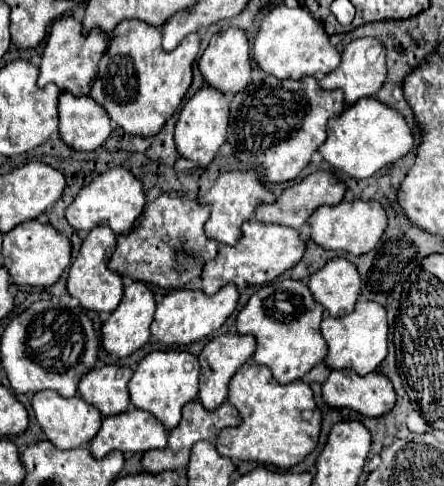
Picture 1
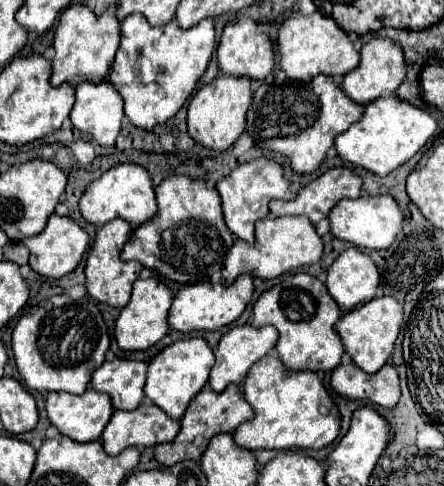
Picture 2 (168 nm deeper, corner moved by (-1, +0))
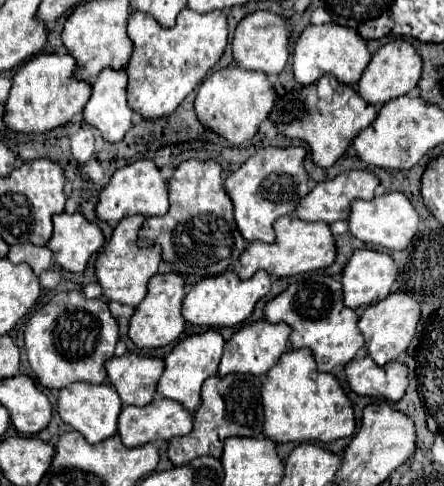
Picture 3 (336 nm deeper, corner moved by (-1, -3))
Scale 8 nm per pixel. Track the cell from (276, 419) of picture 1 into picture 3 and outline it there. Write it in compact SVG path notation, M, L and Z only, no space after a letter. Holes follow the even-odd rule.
M289 350L281 354L279 362L265 374L261 384L261 404L263 404L263 436L273 440L275 444L287 442L321 442L329 444L339 438L351 436L355 432L355 416L349 398L345 396L343 388L339 386L333 374L325 374L317 370L311 350Z

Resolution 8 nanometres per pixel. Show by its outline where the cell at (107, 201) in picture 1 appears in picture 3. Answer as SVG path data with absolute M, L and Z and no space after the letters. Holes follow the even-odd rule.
M139 160L133 164L127 164L119 168L109 184L99 192L99 200L95 206L95 214L99 220L105 220L109 224L117 224L127 216L141 214L145 218L149 216L165 216L169 210L167 202L167 182L161 178L159 168L153 160Z

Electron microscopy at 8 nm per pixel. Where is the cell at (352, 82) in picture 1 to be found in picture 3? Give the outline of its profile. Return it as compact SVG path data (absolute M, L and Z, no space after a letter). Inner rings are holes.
M393 40L393 42L387 42L385 46L381 46L373 54L361 80L357 82L357 92L369 104L385 104L391 98L411 92L417 86L419 76L421 76L421 58L419 58L417 50L413 48L413 44L409 40Z

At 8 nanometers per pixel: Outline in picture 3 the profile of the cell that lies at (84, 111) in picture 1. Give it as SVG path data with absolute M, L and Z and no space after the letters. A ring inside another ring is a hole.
M101 70L97 80L91 84L91 98L83 108L83 120L97 128L103 136L105 142L119 142L131 128L131 116L133 110L127 106L127 96L125 96L125 86L127 86L127 74L123 70Z

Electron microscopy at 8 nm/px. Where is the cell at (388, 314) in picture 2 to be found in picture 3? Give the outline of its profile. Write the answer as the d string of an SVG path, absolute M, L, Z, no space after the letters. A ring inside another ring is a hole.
M393 292L387 298L383 298L381 302L365 308L359 316L359 332L365 338L365 346L367 346L367 356L373 358L373 362L377 362L377 366L385 366L391 360L397 360L409 346L417 322L419 322L419 302L415 302L411 296L401 294L401 292Z

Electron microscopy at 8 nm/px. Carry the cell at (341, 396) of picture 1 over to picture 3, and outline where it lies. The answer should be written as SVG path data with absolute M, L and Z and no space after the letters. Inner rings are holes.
M365 356L361 360L351 360L345 366L345 378L349 388L359 396L399 402L407 388L407 366L393 360L381 368Z

